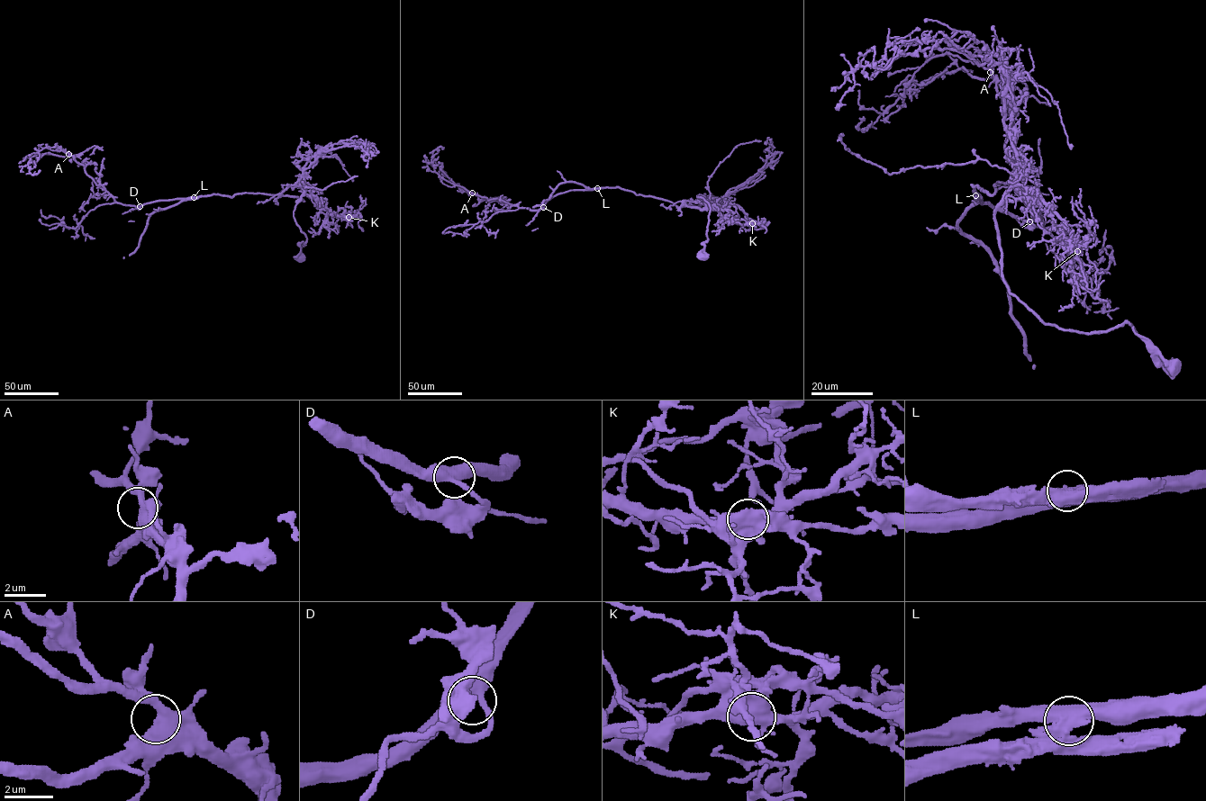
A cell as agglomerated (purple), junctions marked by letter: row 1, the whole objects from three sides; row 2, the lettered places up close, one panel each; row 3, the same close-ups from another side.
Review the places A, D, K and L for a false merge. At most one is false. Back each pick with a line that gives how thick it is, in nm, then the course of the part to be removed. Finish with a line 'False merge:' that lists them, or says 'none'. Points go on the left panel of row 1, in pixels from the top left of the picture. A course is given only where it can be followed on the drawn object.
L: calibre 480 nm; course (194, 197), (152, 212), (138, 247), (123, 258)
False merge: L

